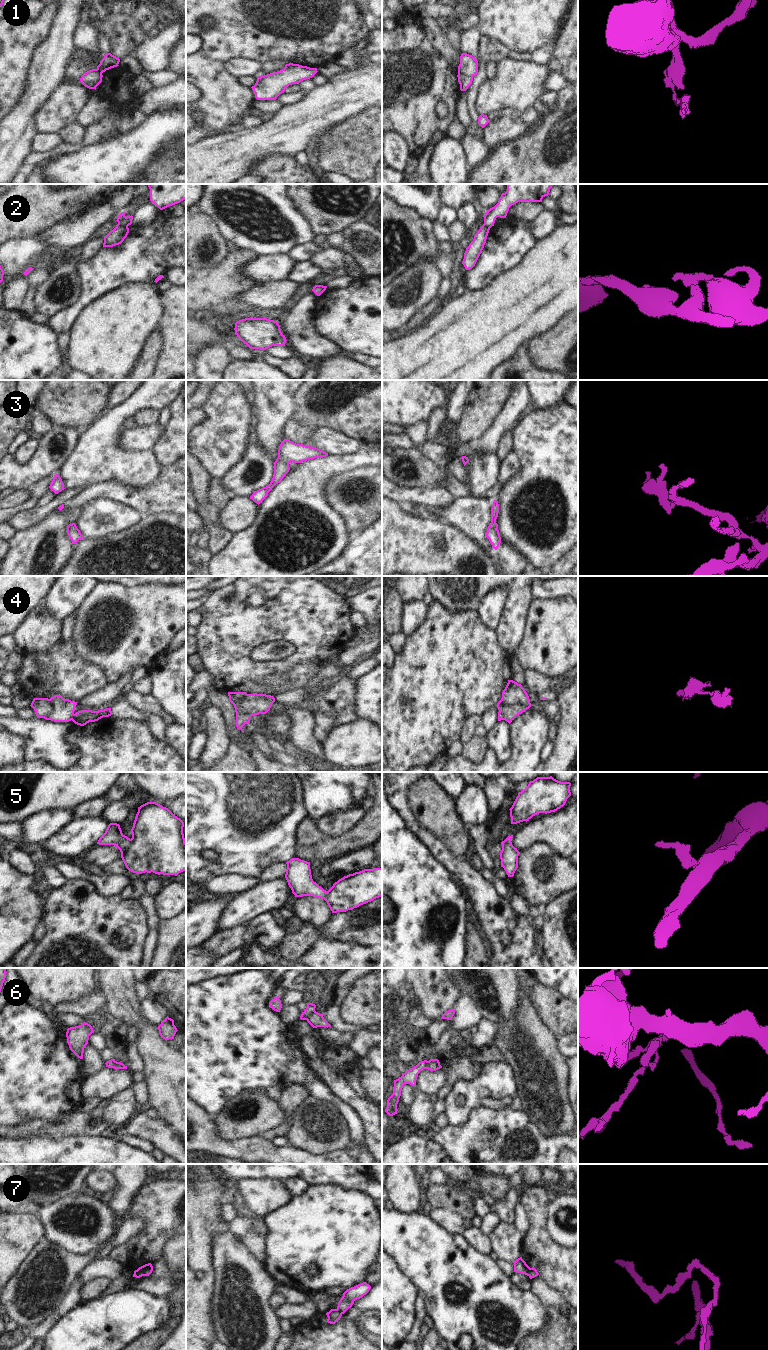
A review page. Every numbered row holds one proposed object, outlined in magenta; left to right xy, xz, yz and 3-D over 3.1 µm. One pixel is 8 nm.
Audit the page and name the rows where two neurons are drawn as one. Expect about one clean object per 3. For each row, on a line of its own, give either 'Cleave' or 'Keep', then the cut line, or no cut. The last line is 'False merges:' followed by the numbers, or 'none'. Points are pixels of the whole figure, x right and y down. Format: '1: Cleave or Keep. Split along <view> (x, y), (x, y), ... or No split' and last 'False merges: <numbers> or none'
1: Cleave. Split along yz (458, 70), (472, 77)
2: Cleave. Split along xy (118, 223), (127, 226)
3: Keep. No split
4: Cleave. Split along yz (500, 700), (505, 704), (524, 703), (529, 707)
5: Cleave. Split along xy (131, 839), (127, 850), (121, 857)
6: Cleave. Split along xz (314, 1010), (305, 1019)
7: Cleave. Split along yz (531, 1268), (527, 1275)
False merges: 1, 2, 4, 5, 6, 7.

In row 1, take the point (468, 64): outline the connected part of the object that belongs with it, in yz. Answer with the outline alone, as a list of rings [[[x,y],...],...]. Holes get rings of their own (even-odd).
[[[462,53],[460,56],[458,71],[473,77],[478,73],[478,61],[472,55]]]

